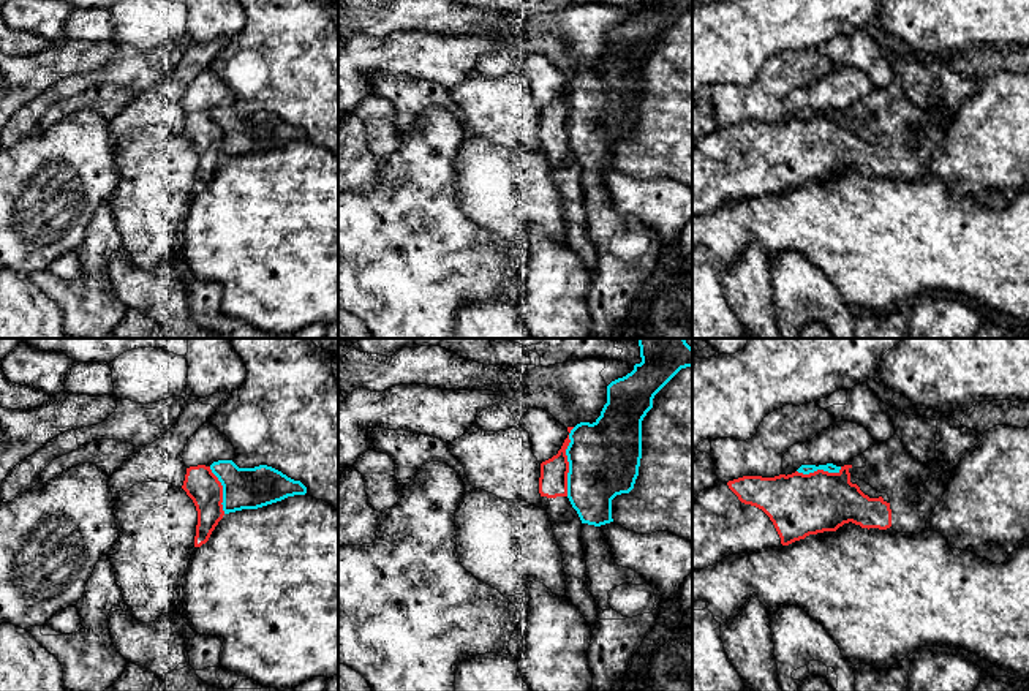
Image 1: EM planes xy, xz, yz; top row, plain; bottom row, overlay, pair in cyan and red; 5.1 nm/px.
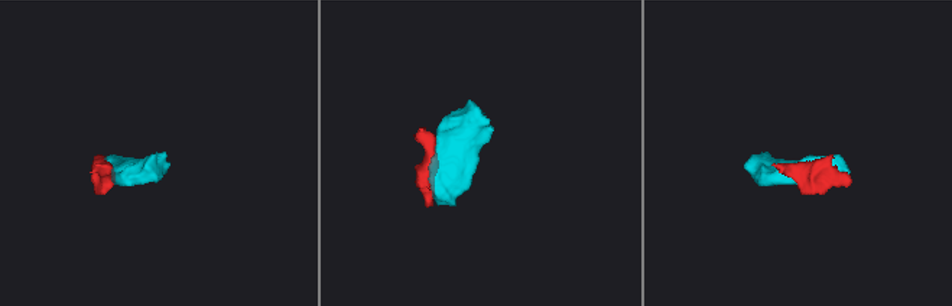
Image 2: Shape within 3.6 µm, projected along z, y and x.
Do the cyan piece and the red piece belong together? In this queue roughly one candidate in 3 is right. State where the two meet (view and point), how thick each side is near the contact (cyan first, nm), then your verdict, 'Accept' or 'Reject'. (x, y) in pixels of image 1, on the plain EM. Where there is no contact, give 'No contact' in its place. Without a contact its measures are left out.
Touches cyan at xz (568, 106). Thickness 360 nm (cyan) against 140 nm. Reject

